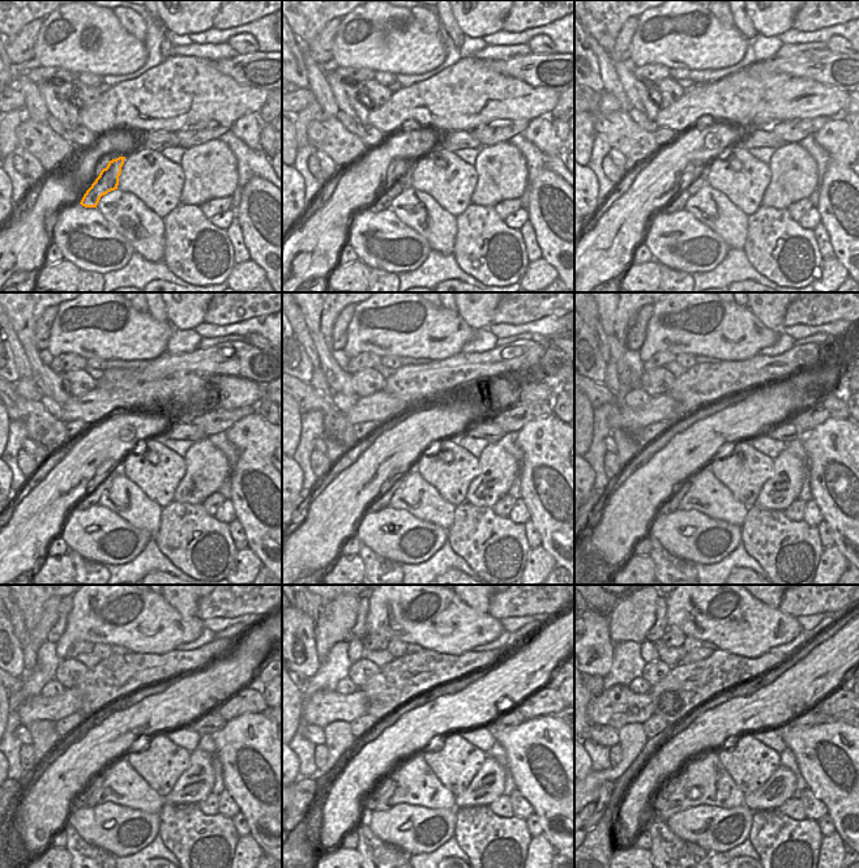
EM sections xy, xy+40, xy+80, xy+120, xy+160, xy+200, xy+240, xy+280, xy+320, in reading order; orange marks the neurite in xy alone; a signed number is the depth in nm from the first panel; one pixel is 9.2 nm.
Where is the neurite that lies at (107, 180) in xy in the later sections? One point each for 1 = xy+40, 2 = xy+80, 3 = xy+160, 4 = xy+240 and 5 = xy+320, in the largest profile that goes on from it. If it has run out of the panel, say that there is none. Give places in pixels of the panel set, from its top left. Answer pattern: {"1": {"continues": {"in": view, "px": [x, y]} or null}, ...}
{"1": {"continues": {"in": "xy+40", "px": [404, 182]}}, "2": {"continues": {"in": "xy+80", "px": [678, 204]}}, "3": {"continues": {"in": "xy+160", "px": [381, 501]}}, "4": {"continues": {"in": "xy+240", "px": [81, 800]}}, "5": {"continues": {"in": "xy+320", "px": [665, 790]}}}

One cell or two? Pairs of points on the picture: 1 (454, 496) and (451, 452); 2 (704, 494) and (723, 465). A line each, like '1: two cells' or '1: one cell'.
1: one cell
2: two cells

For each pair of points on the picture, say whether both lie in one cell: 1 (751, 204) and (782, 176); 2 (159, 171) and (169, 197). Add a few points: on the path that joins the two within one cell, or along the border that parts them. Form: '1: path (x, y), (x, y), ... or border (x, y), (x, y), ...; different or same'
1: border (768, 165), (769, 184), (760, 205); different
2: path (159, 178), (159, 188), (162, 191); same

